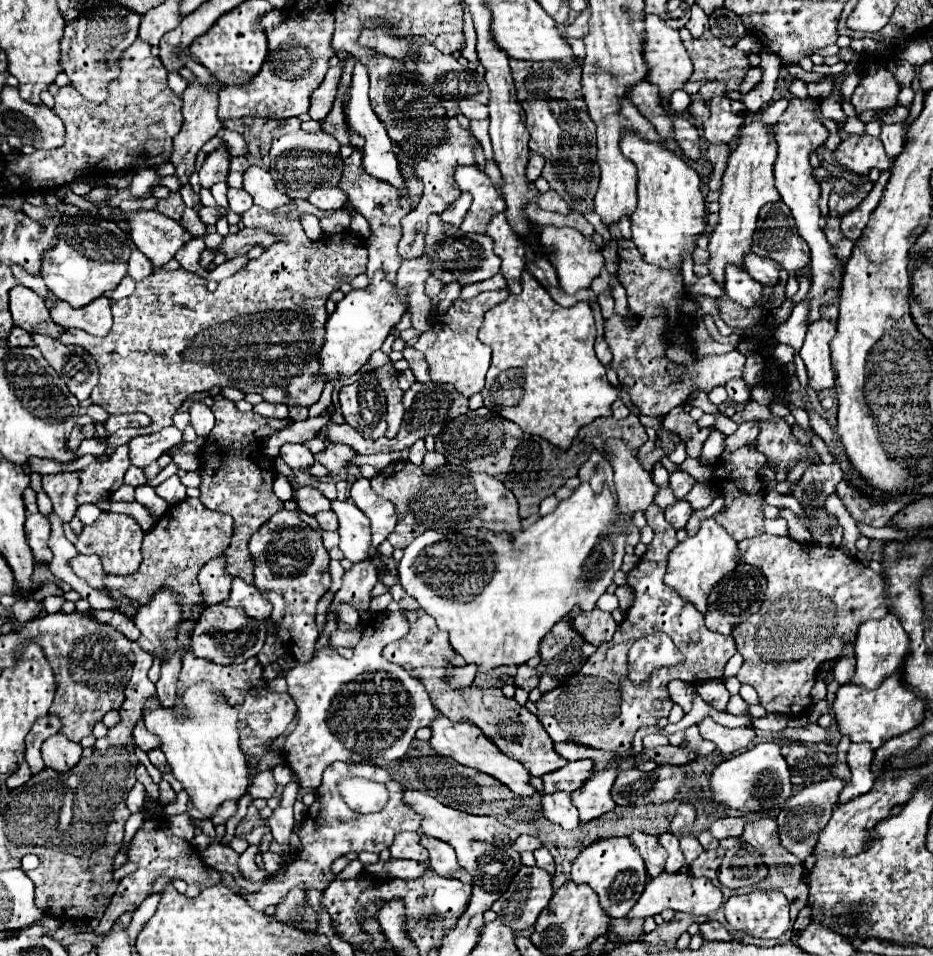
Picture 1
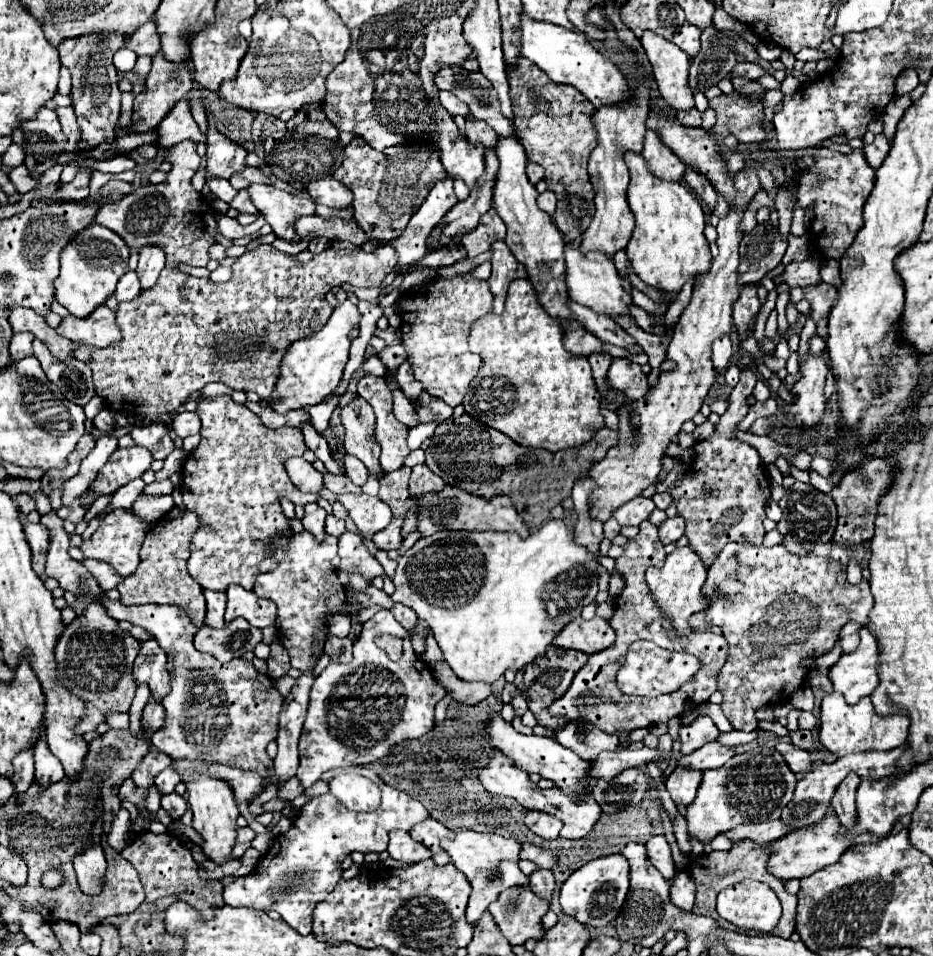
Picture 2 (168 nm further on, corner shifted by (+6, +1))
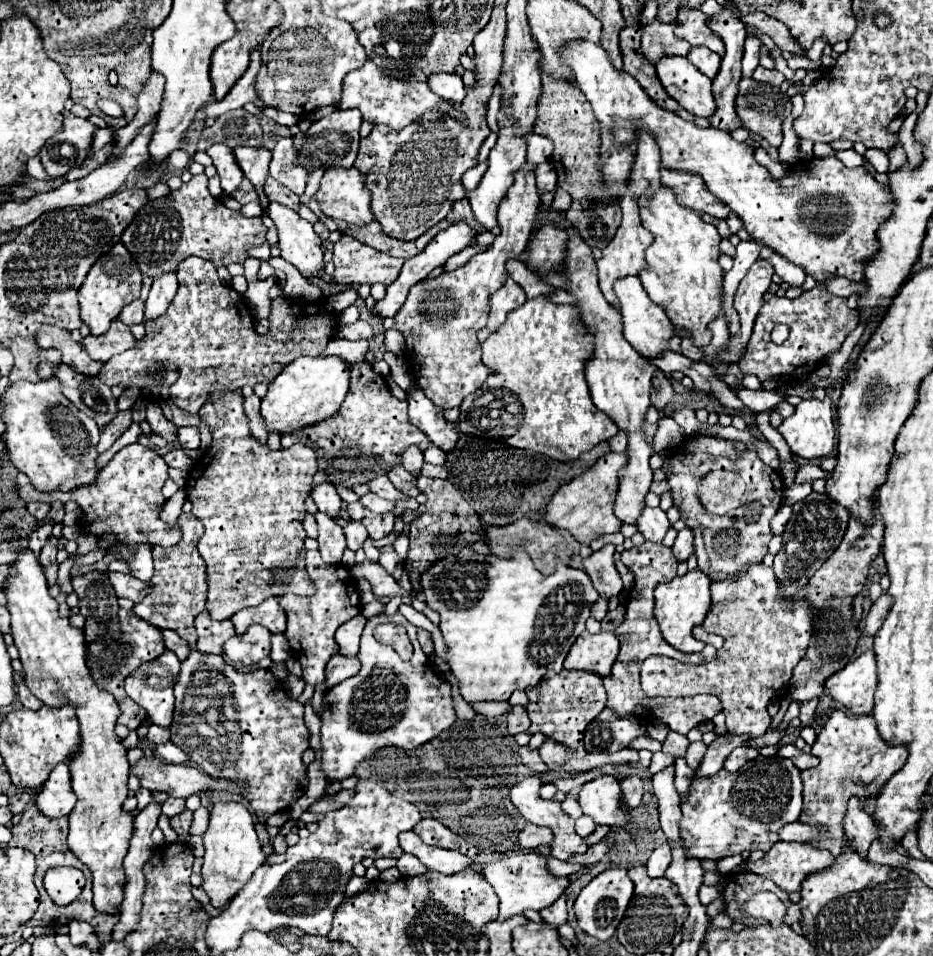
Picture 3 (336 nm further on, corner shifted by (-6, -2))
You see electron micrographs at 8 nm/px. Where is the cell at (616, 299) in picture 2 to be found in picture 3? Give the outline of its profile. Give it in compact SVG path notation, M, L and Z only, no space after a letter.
M637 276L619 278L619 282L615 282L613 286L613 292L619 300L623 336L627 338L627 342L643 356L659 356L663 350L667 350L667 340L673 336L673 324L667 318L665 310L647 296L645 288L641 286L641 280Z

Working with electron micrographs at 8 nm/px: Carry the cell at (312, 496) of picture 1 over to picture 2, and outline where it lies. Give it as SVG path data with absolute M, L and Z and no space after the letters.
M307 503L305 505L305 515L301 519L303 521L303 527L319 543L327 537L327 533L325 533L325 517L327 517L327 513L317 503Z

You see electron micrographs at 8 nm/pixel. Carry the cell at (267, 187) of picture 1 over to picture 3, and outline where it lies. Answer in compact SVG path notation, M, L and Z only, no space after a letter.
M271 202L267 214L279 232L281 258L299 268L305 278L317 276L317 270L323 268L323 252L321 238L315 234L313 224L279 202Z

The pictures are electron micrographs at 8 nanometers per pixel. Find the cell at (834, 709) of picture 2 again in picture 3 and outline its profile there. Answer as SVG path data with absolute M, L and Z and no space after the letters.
M833 710L833 714L827 718L821 734L817 736L811 754L817 756L821 762L819 766L801 772L803 778L803 812L799 816L801 822L809 822L809 824L819 824L825 826L829 832L821 838L815 840L813 844L817 848L827 848L829 852L833 852L835 856L839 856L843 852L843 816L847 810L847 800L855 794L861 800L865 800L867 796L877 796L881 786L897 772L903 768L907 756L909 756L909 746L907 744L899 744L899 746L891 746L887 744L877 730L877 722L875 718L869 716L849 716L843 710Z

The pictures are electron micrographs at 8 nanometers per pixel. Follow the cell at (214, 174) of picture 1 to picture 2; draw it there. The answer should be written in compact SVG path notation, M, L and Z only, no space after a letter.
M209 123L207 131L207 175L213 177L231 177L233 173L239 173L247 167L245 163L247 151L227 139L225 135L219 135L215 131L215 123Z

